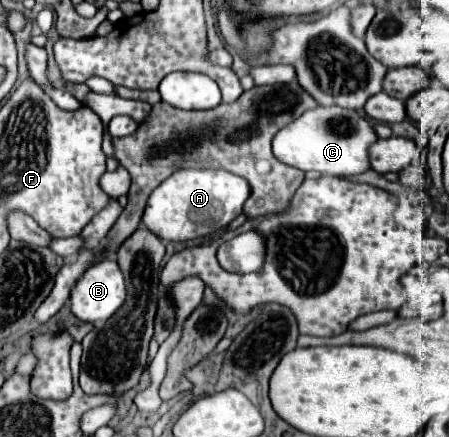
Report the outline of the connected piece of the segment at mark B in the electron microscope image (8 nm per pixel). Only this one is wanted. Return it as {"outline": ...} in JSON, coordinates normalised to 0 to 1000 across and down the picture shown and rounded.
{"outline":[[[238,590],[238,595],[212,600],[171,641],[171,650],[158,668],[158,709],[185,737],[203,737],[203,741],[216,737],[216,732],[238,737],[278,696],[278,682],[283,682],[283,659],[278,659],[274,622],[265,618],[265,609],[252,590]]]}

